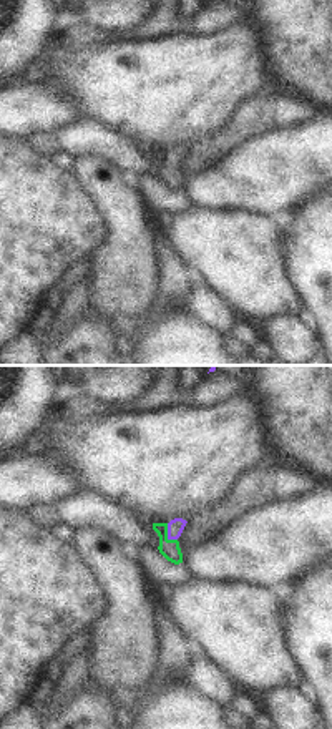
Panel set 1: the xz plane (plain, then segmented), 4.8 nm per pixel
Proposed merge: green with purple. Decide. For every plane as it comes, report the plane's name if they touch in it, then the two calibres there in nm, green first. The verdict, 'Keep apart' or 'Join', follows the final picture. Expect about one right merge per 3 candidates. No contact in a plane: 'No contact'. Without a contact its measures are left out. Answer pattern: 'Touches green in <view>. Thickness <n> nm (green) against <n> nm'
Touches green in xz. Thickness 100 nm (green) against 80 nm

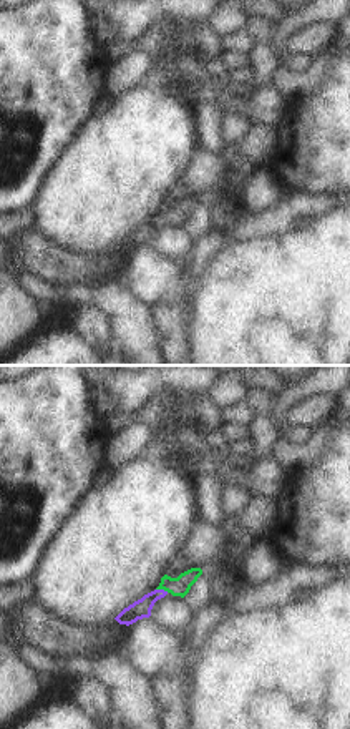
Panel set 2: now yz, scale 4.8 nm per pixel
Touches green in yz. Thickness 100 nm (green) against 90 nm

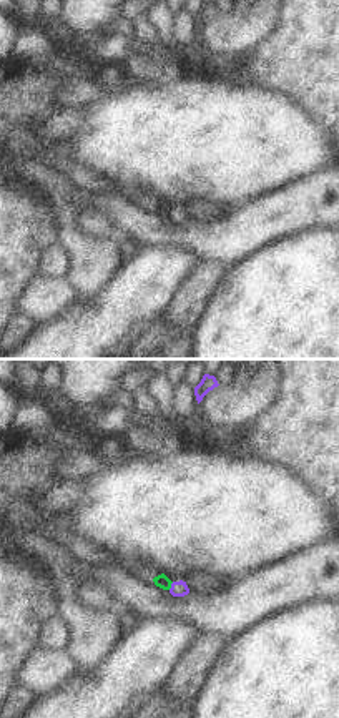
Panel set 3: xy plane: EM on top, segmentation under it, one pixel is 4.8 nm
Touches green in xy. Thickness 70 nm (green) against 80 nm

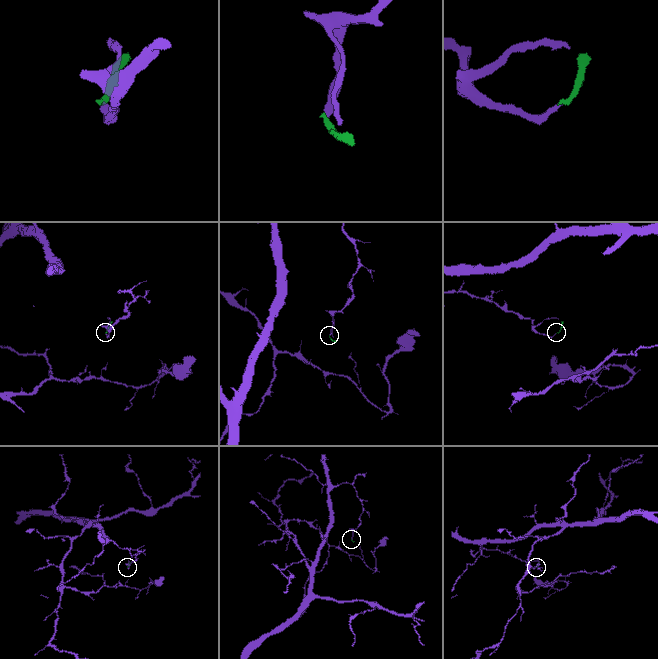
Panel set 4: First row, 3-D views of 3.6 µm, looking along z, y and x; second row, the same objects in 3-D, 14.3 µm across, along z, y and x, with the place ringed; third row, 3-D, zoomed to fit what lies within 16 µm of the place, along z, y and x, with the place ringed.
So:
Join

